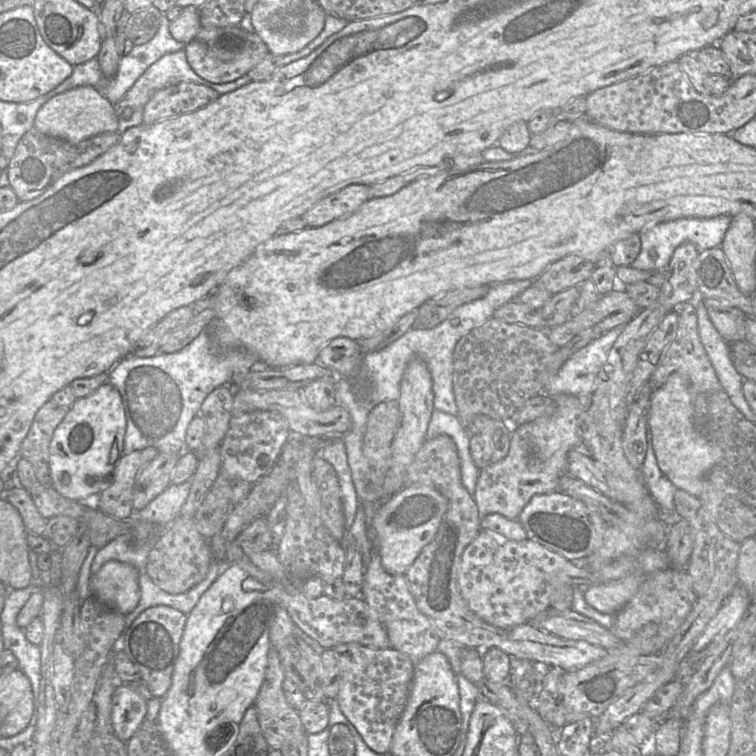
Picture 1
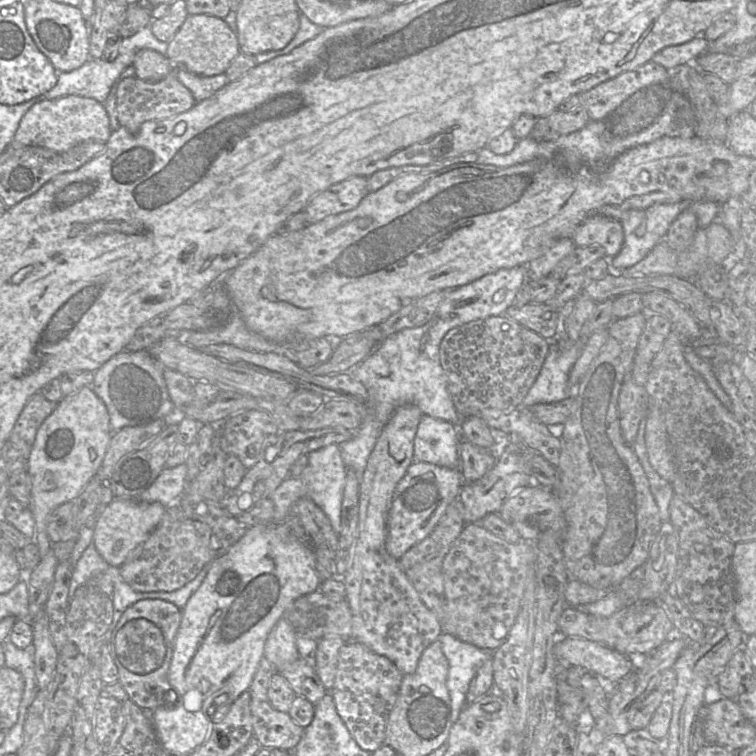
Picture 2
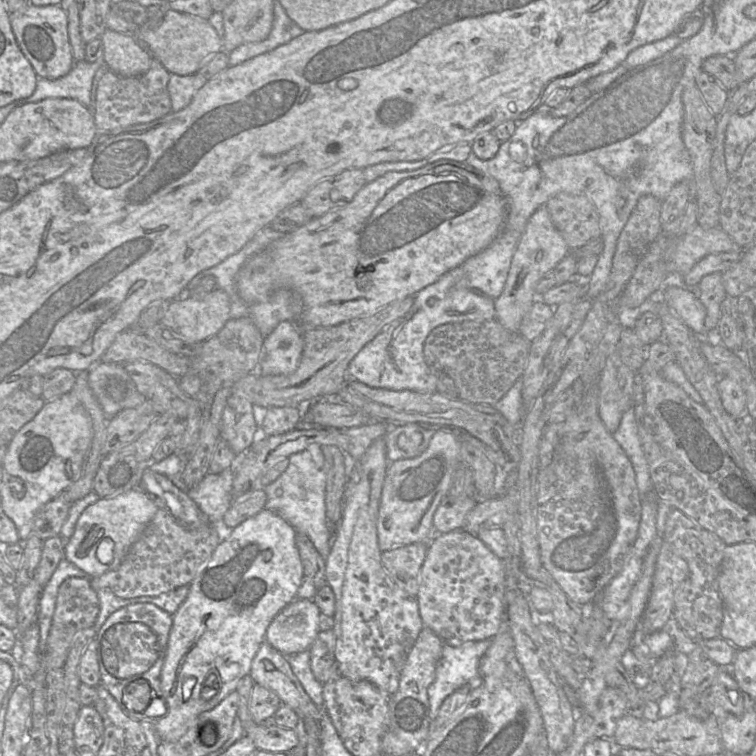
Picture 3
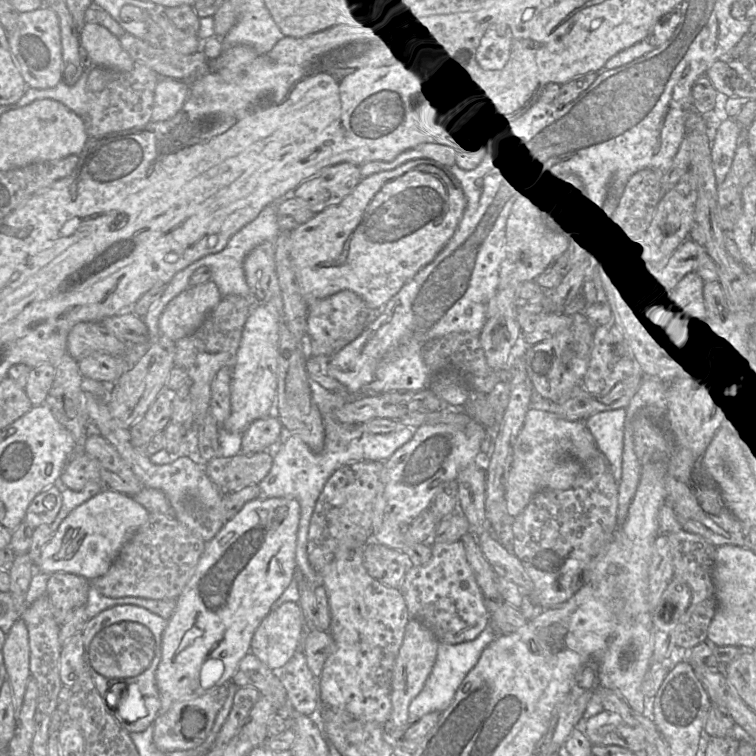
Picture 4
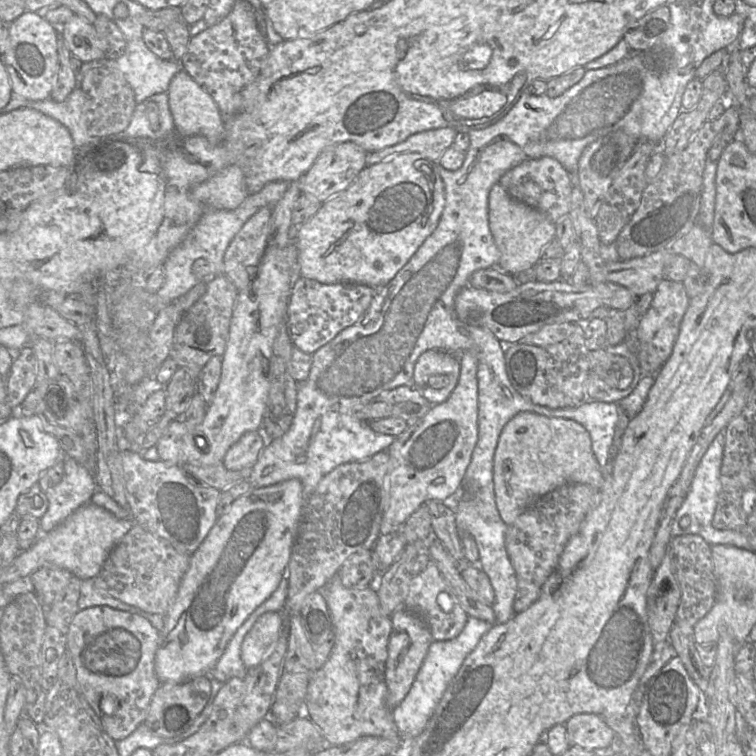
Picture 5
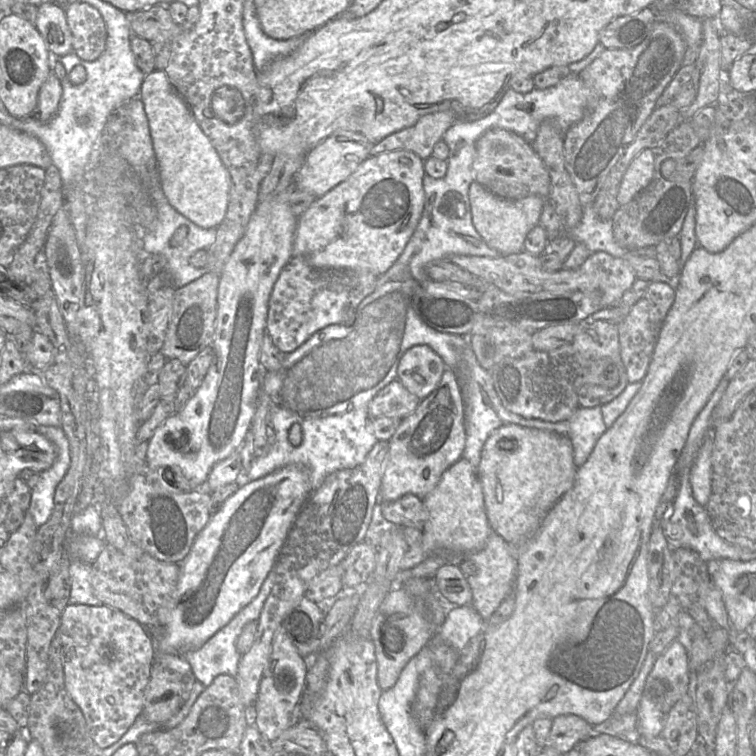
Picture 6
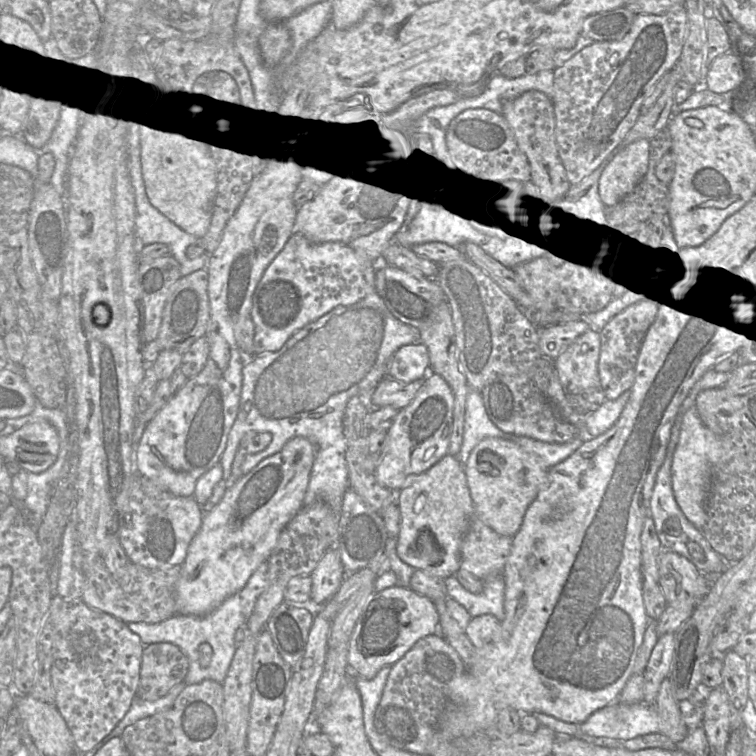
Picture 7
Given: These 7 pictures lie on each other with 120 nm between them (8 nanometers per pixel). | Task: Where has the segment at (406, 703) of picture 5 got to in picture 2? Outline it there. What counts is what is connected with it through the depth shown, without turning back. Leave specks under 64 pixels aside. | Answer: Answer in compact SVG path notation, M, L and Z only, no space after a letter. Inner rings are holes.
M442 633L438 639L449 663L446 686L451 699L452 718L456 721L467 705L466 696L470 682L480 666L492 658L494 651L487 651L447 633Z

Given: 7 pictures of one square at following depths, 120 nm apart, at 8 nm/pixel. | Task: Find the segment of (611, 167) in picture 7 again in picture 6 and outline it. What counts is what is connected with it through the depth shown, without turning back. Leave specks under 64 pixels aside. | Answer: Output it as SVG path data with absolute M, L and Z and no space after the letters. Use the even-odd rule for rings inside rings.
M651 148L644 149L632 160L619 187L617 200L620 206L631 201L651 182L654 175L654 162L655 153Z

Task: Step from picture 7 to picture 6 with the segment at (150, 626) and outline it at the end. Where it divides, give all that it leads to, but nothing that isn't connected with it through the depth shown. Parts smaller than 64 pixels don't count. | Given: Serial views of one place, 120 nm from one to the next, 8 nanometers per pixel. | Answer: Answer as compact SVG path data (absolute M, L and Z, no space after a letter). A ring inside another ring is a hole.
M271 568L267 577L265 578L261 588L256 597L244 606L235 616L213 636L211 636L202 646L186 651L183 656L190 663L193 674L198 682L204 686L212 683L214 678L218 675L227 674L235 677L238 673L238 666L240 661L240 653L237 649L237 639L241 634L243 628L252 621L257 621L264 602L269 595L274 584L274 570Z

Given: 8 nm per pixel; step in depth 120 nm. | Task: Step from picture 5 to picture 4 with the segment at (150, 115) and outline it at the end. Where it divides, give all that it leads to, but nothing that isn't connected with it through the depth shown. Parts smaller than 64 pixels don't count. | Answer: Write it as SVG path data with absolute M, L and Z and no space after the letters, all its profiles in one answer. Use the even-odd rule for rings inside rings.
M160 77L155 88L151 122L174 118L183 108L190 92L188 82L171 77Z

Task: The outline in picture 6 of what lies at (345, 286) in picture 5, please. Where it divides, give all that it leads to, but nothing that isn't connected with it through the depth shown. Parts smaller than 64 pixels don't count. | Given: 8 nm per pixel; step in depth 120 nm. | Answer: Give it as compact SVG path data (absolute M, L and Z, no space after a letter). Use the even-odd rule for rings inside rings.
M293 255L272 289L266 333L281 352L289 354L326 326L353 322L356 308L372 293L377 280L378 276L364 269L318 269Z

